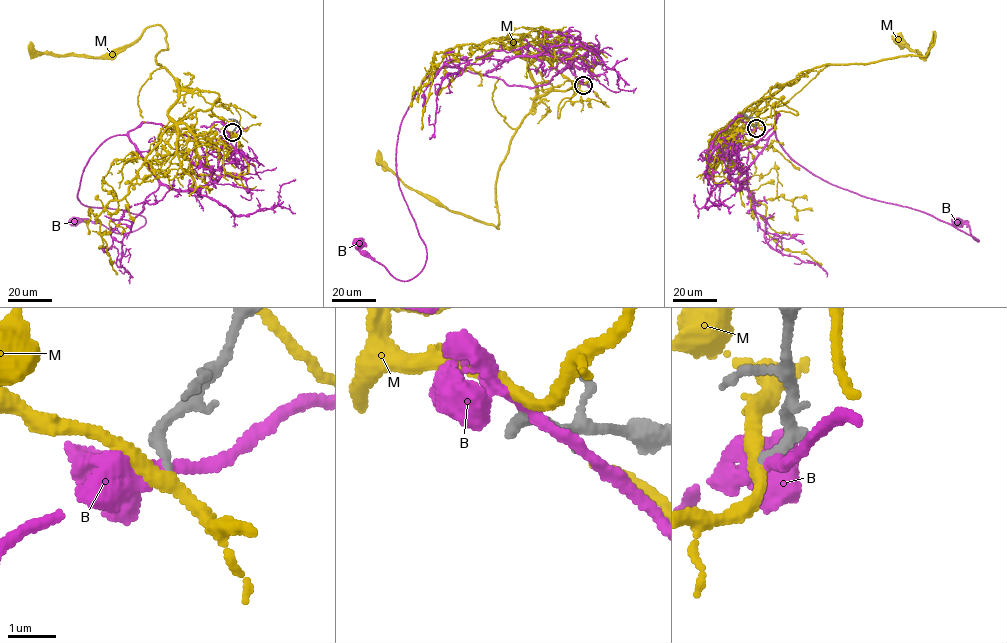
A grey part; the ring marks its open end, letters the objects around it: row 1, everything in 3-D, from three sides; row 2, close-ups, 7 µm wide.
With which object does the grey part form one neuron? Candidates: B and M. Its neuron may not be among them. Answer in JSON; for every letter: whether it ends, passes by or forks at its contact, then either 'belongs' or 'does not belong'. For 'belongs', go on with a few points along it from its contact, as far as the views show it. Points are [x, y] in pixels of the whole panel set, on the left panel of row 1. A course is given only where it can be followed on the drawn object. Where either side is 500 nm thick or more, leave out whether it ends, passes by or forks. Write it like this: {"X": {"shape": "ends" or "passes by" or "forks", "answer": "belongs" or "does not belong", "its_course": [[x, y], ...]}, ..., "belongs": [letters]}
{"B": {"shape": "passes by", "answer": "does not belong"}, "M": {"shape": "passes by", "answer": "does not belong"}, "belongs": []}

